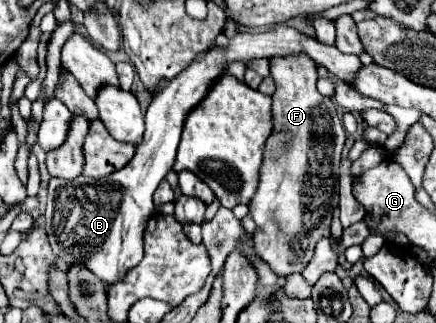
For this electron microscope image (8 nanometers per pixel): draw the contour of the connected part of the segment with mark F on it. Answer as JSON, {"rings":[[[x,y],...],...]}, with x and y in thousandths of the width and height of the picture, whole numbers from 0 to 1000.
{"rings":[[[654,170],[622,183],[622,238],[631,251],[626,288],[626,375],[631,412],[617,424],[608,455],[608,498],[599,517],[594,579],[571,628],[571,659],[589,697],[580,721],[580,777],[608,808],[622,839],[640,858],[690,845],[718,796],[718,771],[736,734],[755,728],[759,659],[778,628],[773,517],[787,461],[787,424],[768,412],[759,362],[778,362],[764,313],[727,282],[727,201],[709,170]]]}

